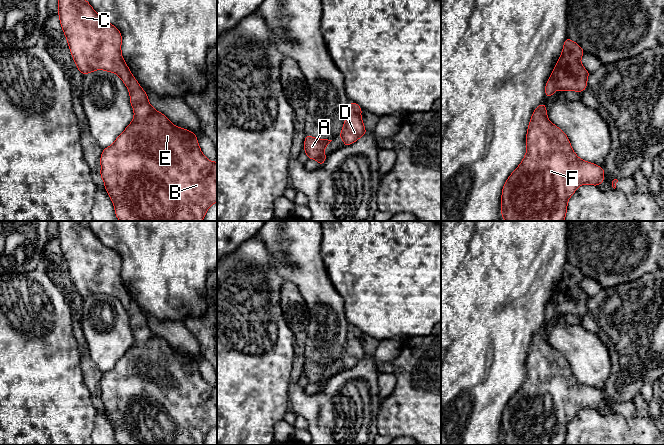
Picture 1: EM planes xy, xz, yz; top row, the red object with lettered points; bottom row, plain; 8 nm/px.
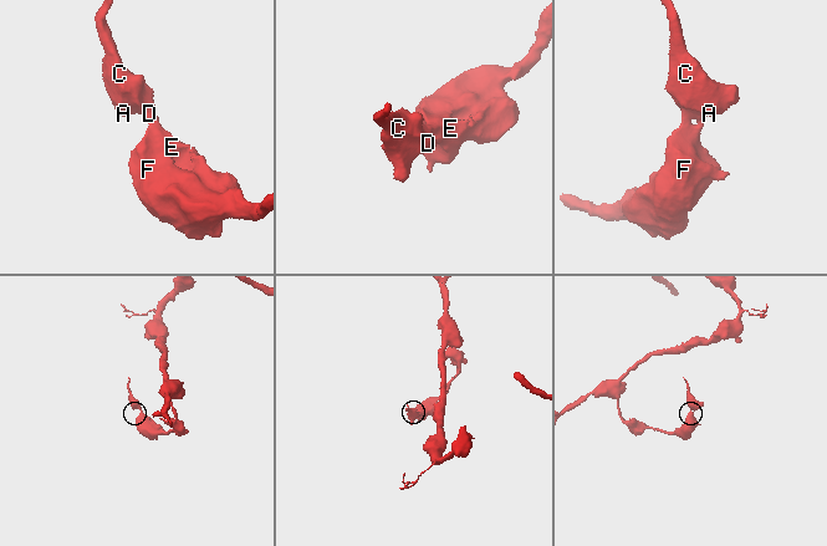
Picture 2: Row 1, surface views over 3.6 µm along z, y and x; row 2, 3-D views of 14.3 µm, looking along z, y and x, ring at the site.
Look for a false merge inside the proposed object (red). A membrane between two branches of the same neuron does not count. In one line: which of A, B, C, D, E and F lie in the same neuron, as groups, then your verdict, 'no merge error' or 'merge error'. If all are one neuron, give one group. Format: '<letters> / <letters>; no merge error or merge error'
A B C D E F; no merge error

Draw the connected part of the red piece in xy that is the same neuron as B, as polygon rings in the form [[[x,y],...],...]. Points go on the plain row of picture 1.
[[[58,221],[58,238],[70,277],[78,294],[86,299],[98,293],[116,297],[127,310],[134,343],[101,378],[100,400],[114,428],[120,445],[202,445],[209,431],[217,426],[217,386],[208,384],[198,368],[196,358],[174,350],[168,342],[149,327],[147,317],[133,301],[121,277],[122,260],[80,221]]]

